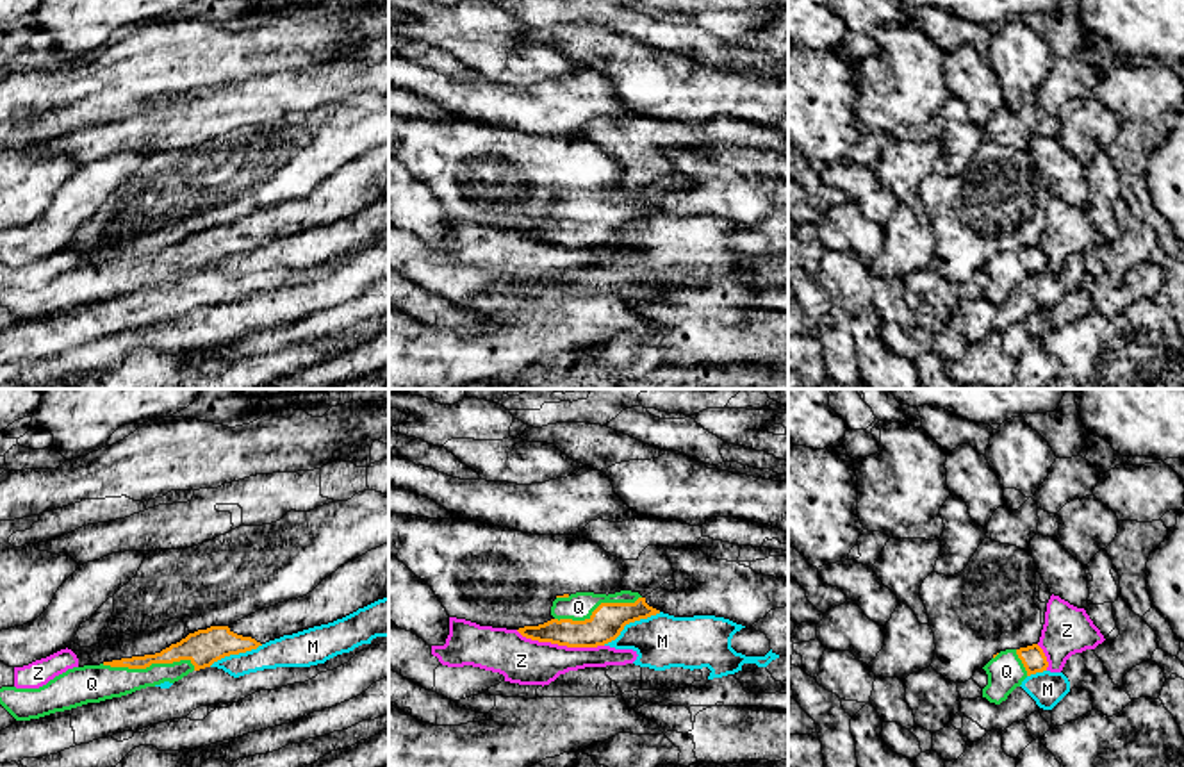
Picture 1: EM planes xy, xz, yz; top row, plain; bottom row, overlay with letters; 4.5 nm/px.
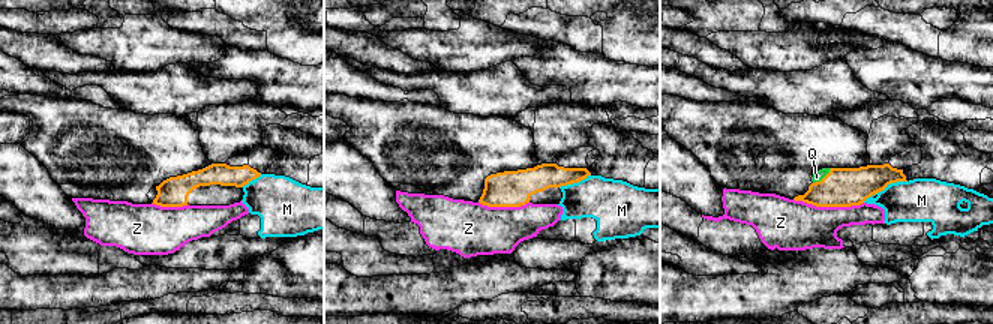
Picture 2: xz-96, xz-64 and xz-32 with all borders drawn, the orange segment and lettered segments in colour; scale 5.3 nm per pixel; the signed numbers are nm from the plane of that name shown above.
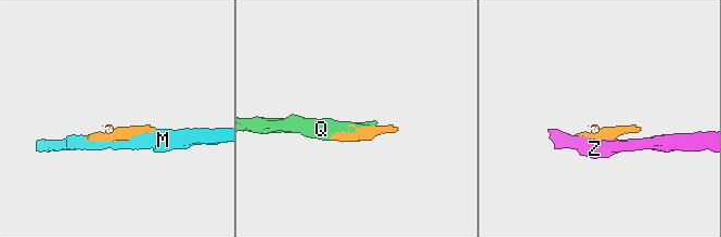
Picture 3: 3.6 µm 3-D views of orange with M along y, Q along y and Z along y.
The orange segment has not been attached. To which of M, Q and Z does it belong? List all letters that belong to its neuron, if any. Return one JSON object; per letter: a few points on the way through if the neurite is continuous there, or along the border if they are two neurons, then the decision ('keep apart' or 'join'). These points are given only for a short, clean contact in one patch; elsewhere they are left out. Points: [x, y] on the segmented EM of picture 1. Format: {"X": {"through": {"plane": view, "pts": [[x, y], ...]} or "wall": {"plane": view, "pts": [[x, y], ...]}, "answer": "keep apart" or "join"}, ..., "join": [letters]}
{"M": {"answer": "keep apart"}, "Q": {"answer": "join"}, "Z": {"answer": "keep apart"}, "join": ["Q"]}

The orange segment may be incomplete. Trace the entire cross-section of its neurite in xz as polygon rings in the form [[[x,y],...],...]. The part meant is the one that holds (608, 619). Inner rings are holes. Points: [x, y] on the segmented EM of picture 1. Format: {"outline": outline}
{"outline": [[[576,592],[556,596],[553,619],[517,631],[531,640],[567,647],[597,647],[615,640],[626,624],[660,614],[638,592]]]}

